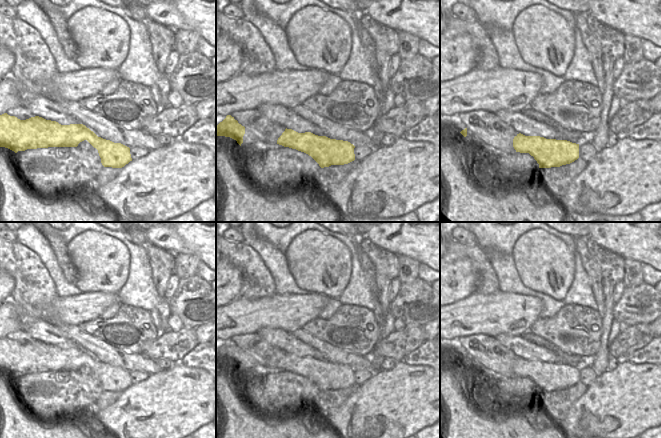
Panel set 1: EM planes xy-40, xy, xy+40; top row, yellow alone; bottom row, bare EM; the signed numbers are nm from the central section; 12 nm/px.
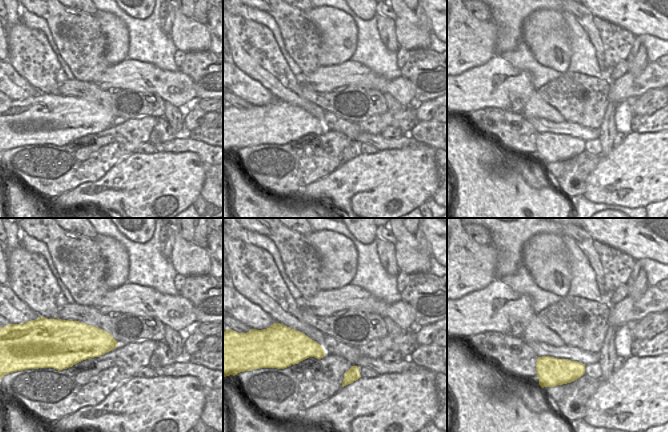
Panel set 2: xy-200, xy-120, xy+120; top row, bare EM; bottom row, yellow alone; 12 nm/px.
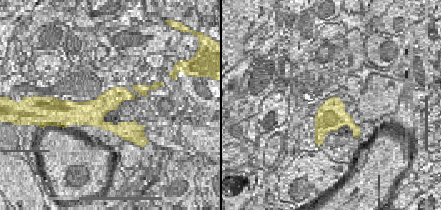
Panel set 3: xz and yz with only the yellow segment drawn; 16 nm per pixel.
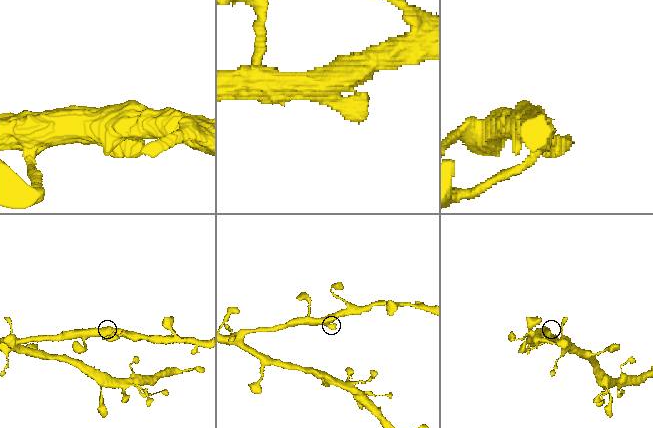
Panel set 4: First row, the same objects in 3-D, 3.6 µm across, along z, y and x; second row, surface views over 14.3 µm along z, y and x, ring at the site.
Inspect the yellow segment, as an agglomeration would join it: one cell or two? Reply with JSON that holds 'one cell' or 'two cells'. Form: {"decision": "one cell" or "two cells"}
{"decision": "one cell"}

